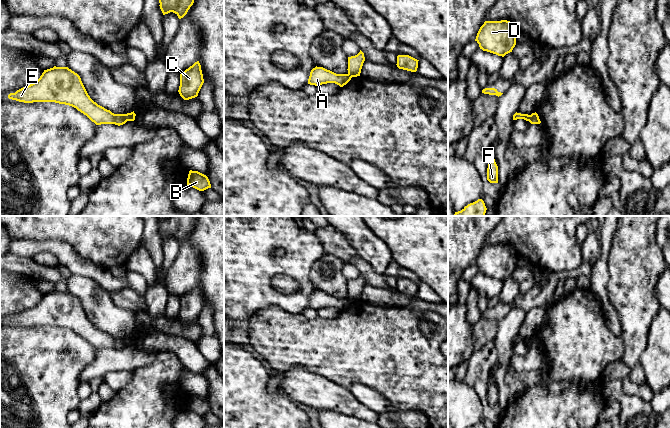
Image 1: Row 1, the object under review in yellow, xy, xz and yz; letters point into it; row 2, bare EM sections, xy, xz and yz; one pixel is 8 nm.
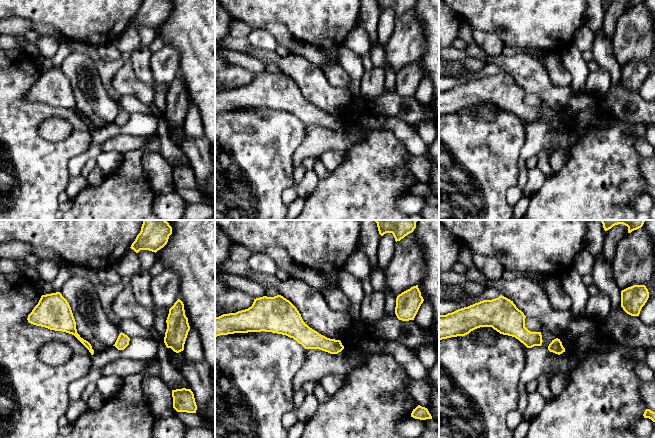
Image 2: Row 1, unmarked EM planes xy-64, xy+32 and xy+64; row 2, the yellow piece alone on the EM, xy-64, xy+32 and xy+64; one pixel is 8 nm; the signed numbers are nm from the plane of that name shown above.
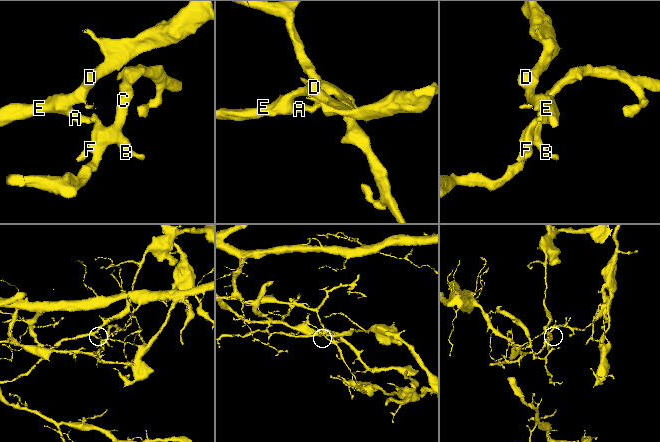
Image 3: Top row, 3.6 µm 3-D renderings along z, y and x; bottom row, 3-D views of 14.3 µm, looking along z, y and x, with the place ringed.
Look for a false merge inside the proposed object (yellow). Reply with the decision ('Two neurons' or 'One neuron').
Two neurons

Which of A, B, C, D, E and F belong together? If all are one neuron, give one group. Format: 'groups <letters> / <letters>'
groups A D E / B C F

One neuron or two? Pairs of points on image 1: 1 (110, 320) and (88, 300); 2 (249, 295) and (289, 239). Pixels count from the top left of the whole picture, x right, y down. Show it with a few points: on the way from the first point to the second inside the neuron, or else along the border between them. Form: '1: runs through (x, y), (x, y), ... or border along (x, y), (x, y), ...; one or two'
1: runs through (105, 315), (93, 303); one
2: runs through (249, 278), (249, 267), (272, 244); one

